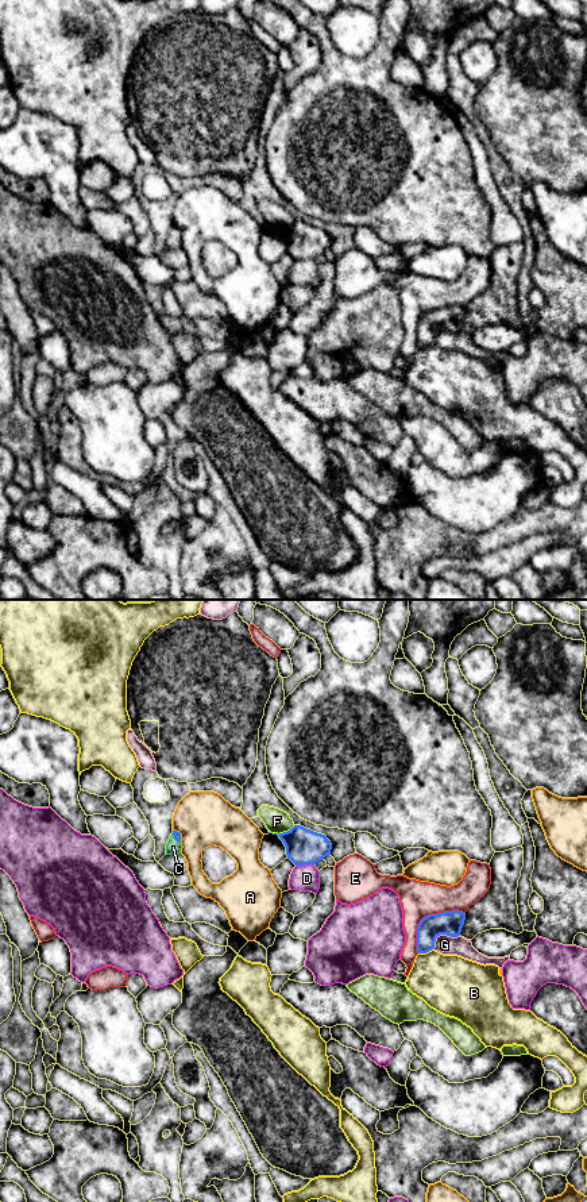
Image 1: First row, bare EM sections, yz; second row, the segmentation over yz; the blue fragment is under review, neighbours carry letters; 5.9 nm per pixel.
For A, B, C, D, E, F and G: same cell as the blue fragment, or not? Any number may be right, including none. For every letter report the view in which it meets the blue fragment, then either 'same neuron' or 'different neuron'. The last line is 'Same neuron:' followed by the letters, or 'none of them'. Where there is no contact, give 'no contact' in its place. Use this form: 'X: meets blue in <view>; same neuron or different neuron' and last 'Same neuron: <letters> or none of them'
A: meets blue in yz; different neuron
B: meets blue in yz; different neuron
C: meets blue in yz; same neuron
D: meets blue in yz; different neuron
E: meets blue in yz; different neuron
F: meets blue in yz; different neuron
G: meets blue in yz; different neuron
Same neuron: C

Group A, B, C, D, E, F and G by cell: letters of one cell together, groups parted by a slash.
A / B / C / D / E / F / G

